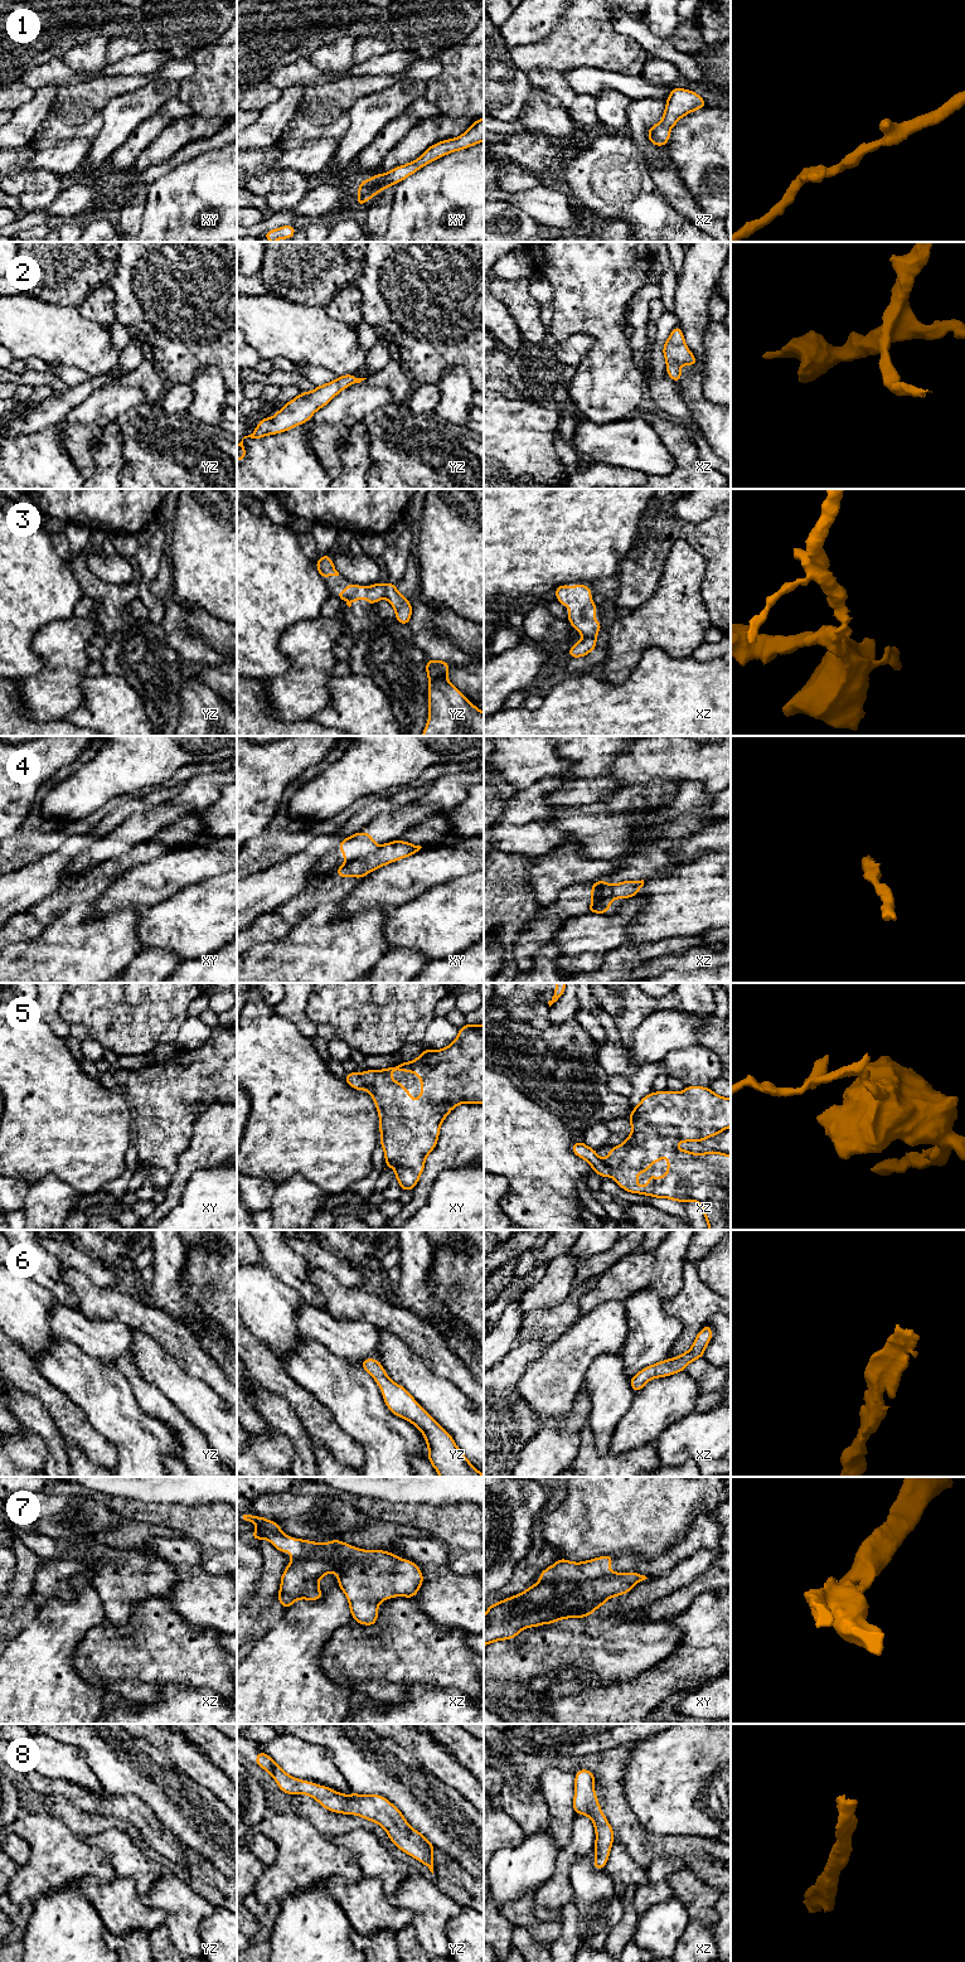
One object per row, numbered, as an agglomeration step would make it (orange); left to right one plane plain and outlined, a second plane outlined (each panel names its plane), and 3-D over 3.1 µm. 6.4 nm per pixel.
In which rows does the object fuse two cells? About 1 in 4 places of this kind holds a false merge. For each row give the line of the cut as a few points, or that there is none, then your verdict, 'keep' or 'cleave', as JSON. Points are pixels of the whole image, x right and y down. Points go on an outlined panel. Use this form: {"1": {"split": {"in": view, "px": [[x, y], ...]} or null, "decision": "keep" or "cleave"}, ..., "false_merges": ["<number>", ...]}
{"1": {"split": null, "decision": "keep"}, "2": {"split": null, "decision": "keep"}, "3": {"split": {"in": "yz", "px": [[387, 586], [384, 596]]}, "decision": "cleave"}, "4": {"split": {"in": "xy", "px": [[378, 847], [373, 853], [352, 860], [344, 865]]}, "decision": "cleave"}, "5": {"split": {"in": "xz", "px": [[602, 1161], [611, 1175]]}, "decision": "cleave"}, "6": {"split": null, "decision": "keep"}, "7": {"split": {"in": "xy", "px": [[614, 1573], [576, 1582], [541, 1582]]}, "decision": "cleave"}, "8": {"split": null, "decision": "keep"}, "false_merges": ["3", "4", "5", "7"]}

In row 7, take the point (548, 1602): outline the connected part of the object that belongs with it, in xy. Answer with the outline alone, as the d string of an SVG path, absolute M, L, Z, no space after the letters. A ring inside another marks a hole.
M614 1573L597 1579L588 1579L577 1583L540 1581L533 1584L518 1595L490 1604L484 1614L484 1646L495 1641L515 1638L524 1628L551 1624L566 1618L588 1617L595 1609L602 1607L607 1599L626 1594L635 1584L645 1579L648 1578L639 1573ZM519 1603L527 1604L529 1610L524 1614L514 1612L513 1608Z

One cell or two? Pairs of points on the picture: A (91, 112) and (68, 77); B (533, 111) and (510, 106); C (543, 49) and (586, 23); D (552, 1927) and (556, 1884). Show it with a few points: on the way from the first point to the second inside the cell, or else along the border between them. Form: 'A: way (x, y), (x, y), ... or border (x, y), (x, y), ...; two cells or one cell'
A: border (101, 74), (58, 85); two cells
B: border (533, 88), (517, 120); two cells
C: way (553, 49), (558, 49), (576, 33); one cell
D: border (534, 1895), (534, 1914), (539, 1919), (559, 1914); two cells

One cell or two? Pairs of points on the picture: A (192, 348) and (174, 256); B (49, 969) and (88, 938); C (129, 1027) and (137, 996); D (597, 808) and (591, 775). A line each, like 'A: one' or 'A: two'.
A: one
B: one
C: two
D: two

